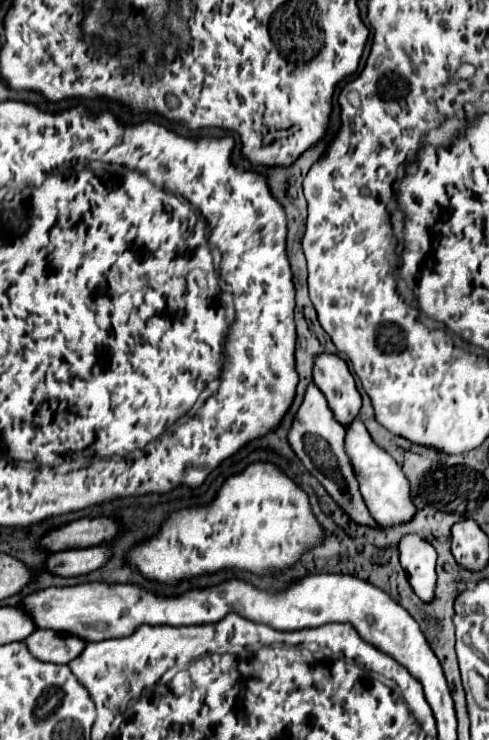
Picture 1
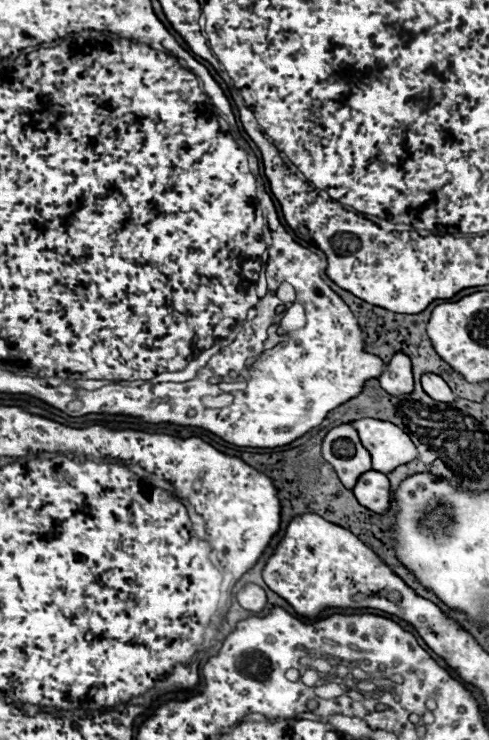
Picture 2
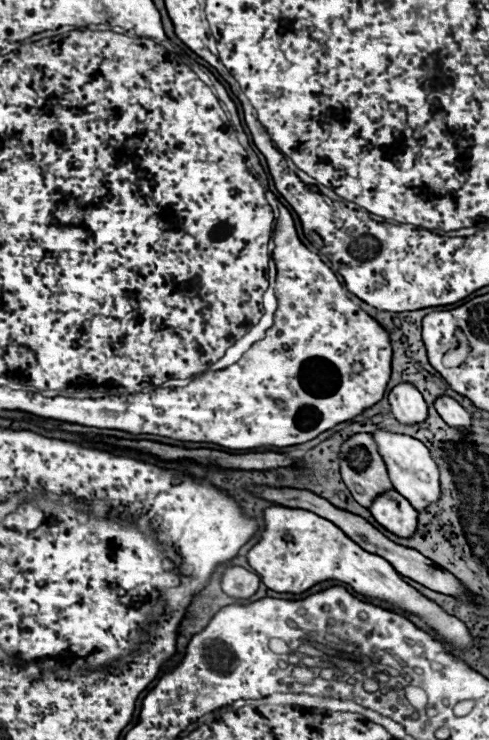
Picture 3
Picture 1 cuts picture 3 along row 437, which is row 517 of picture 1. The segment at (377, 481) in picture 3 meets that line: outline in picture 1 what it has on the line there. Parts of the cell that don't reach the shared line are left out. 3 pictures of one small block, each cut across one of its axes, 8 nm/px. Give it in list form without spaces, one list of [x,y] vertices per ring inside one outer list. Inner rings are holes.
[[[314,382],[308,384],[304,392],[304,400],[294,416],[294,426],[288,432],[288,442],[294,450],[294,454],[302,460],[304,468],[318,478],[320,484],[328,490],[328,494],[338,502],[338,506],[356,522],[356,524],[370,524],[376,526],[374,518],[370,516],[360,492],[358,492],[358,482],[354,478],[352,466],[348,456],[344,454],[344,426],[332,416],[328,410],[328,402],[324,400],[324,394],[320,388],[316,388]]]

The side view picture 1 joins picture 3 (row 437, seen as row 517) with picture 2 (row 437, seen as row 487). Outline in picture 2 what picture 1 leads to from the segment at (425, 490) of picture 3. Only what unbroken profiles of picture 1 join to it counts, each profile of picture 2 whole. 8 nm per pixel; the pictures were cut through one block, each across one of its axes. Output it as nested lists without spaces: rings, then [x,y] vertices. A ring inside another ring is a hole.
[[[360,418],[352,420],[350,424],[358,430],[360,442],[372,456],[372,468],[378,472],[388,474],[396,466],[408,464],[418,456],[410,436],[392,422]]]

